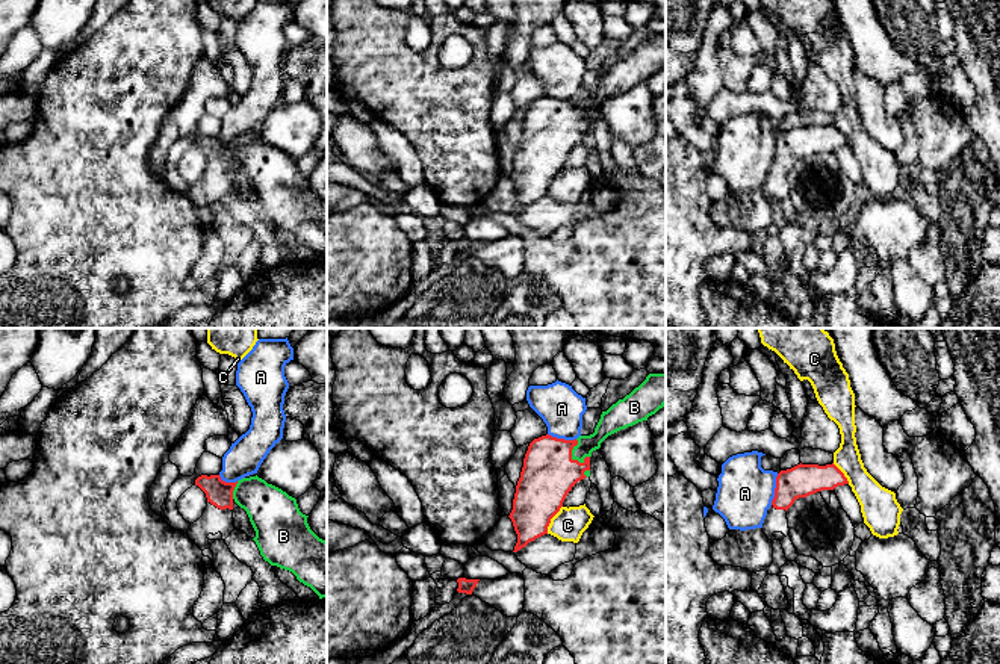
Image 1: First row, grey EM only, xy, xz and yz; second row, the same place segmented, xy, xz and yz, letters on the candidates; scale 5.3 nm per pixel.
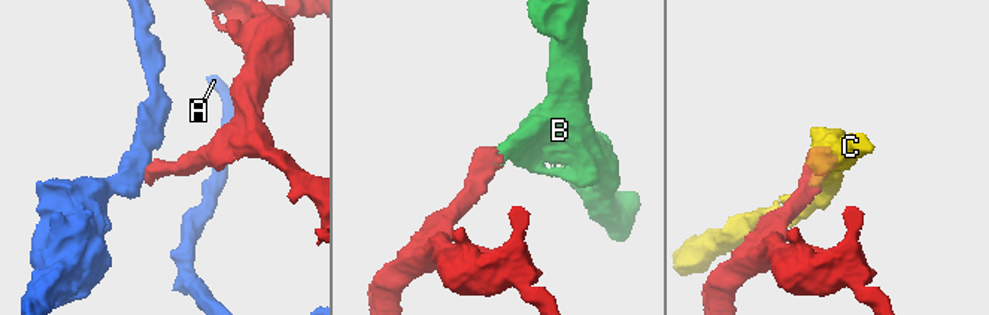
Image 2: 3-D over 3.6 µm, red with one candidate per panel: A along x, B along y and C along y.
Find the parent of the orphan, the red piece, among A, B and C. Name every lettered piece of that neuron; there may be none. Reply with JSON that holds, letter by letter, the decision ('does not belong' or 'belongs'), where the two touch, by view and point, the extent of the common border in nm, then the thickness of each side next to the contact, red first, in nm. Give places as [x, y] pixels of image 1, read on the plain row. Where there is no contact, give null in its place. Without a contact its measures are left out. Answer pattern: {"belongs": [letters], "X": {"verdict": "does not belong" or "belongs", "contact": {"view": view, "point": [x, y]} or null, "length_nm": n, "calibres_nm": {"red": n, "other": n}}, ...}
{"belongs": ["B"], "A": {"verdict": "does not belong", "contact": {"view": "yz", "point": [775, 150]}, "length_nm": 170, "calibres_nm": {"red": 170, "other": 300}}, "B": {"verdict": "belongs", "contact": {"view": "xz", "point": [571, 115]}, "length_nm": 140, "calibres_nm": {"red": 280, "other": 110}}, "C": {"verdict": "does not belong", "contact": {"view": "xz", "point": [551, 179]}, "length_nm": 170, "calibres_nm": {"red": 280, "other": 180}}}

